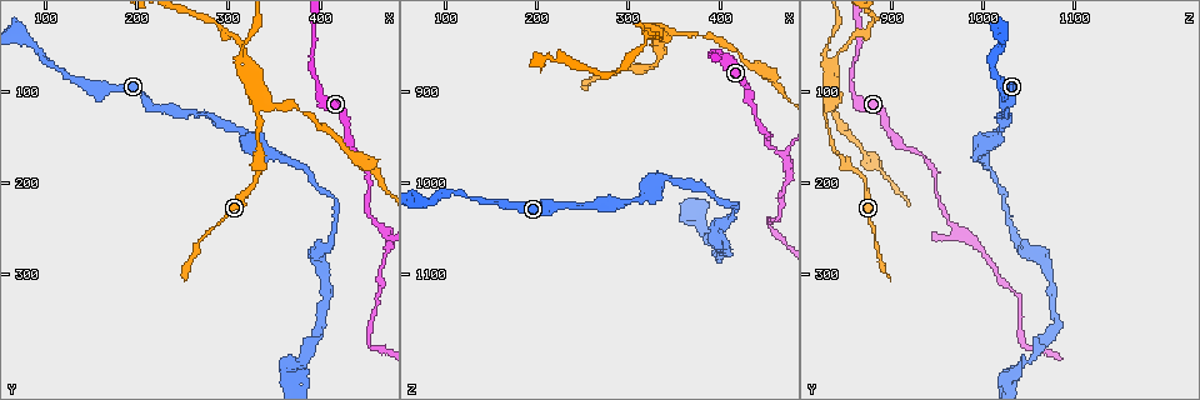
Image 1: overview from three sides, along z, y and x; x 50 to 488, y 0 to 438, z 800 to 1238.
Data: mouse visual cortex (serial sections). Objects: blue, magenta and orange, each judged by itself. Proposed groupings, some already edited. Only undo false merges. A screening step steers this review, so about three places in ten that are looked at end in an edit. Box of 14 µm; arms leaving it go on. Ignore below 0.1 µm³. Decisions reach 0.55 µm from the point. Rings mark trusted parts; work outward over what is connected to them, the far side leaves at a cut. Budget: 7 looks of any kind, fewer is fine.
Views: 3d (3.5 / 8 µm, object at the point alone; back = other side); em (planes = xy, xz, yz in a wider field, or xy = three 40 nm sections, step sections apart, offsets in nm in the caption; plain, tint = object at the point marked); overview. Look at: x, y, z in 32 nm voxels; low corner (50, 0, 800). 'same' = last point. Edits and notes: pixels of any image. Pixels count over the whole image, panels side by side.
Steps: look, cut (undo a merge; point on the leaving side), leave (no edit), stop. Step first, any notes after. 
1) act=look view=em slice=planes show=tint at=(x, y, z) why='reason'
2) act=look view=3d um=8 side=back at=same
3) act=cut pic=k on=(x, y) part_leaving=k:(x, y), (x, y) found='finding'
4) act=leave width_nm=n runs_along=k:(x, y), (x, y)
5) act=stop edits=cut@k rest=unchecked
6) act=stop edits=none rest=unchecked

act=look view=3d um=3.5 at=(340, 160, 990) why='sharp bend'

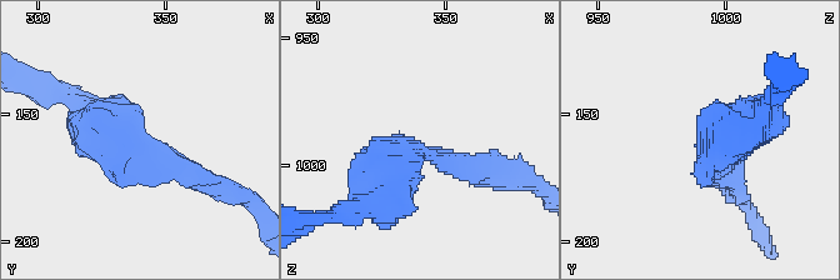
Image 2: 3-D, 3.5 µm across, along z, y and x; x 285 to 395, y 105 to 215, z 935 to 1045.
act=look view=em slice=xy step=1 show=tint at=(339, 162, 992) why='now the EM'

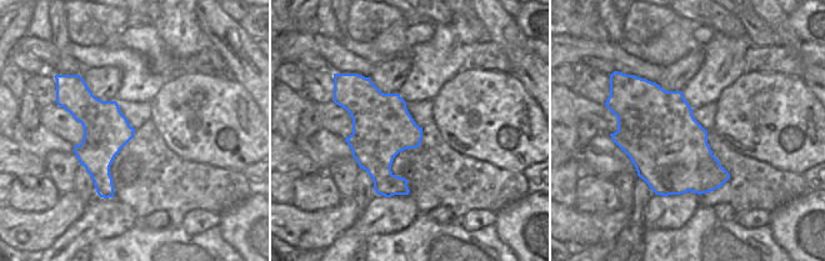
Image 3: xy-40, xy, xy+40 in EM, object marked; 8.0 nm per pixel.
act=look view=em slice=xy step=5 show=tint at=same why='cut it another way'

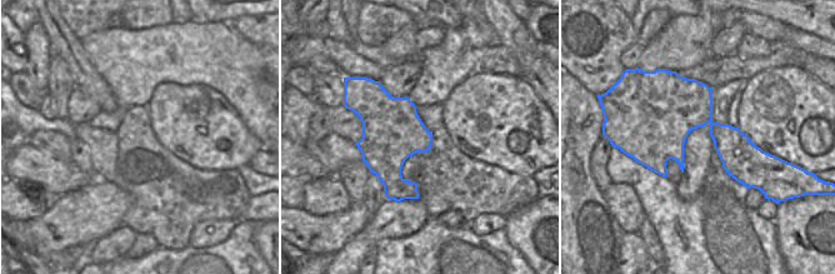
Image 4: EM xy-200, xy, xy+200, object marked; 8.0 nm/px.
act=leave runs_along=2:(98, 120), (205, 185) found='continuous, no second cell'

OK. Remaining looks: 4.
act=look view=3d um=3.5 at=(465, 245, 970) why='three-way junction'

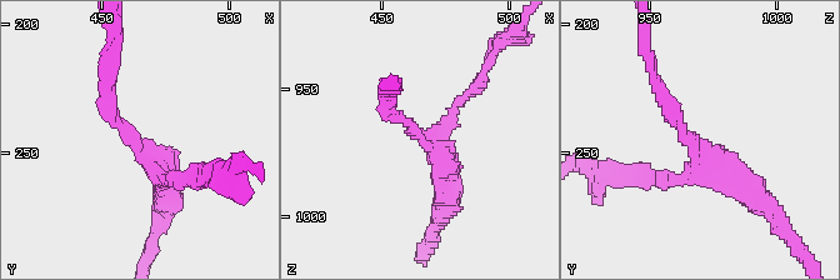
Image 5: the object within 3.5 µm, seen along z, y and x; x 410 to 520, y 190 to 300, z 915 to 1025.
act=look view=em slice=xy step=3 show=tint at=(464, 247, 968) arms=3 arm_widths_nm=150,200,300

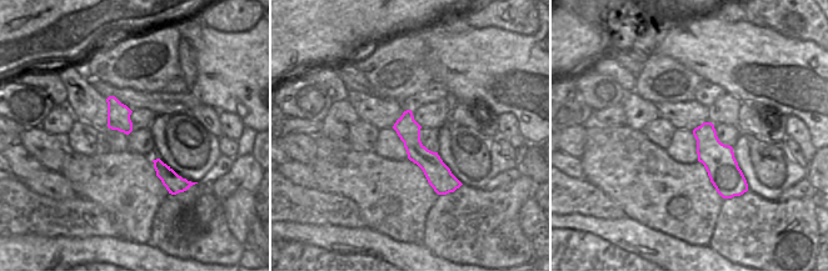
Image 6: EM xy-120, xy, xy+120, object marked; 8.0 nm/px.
act=look view=em slice=xy step=1 show=tint at=same

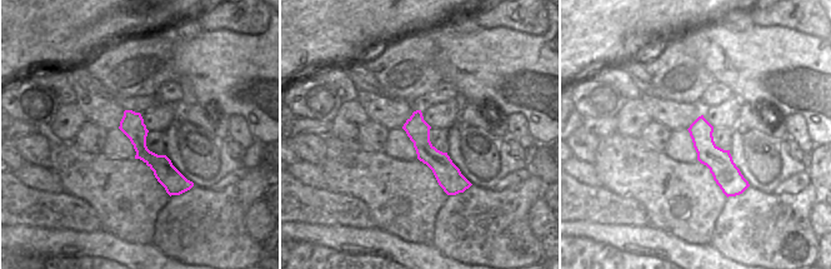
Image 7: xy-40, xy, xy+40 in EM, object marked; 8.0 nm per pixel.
act=leave found='continuous, no second cell'

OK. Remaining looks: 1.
act=stop edits=none rest=unchecked

